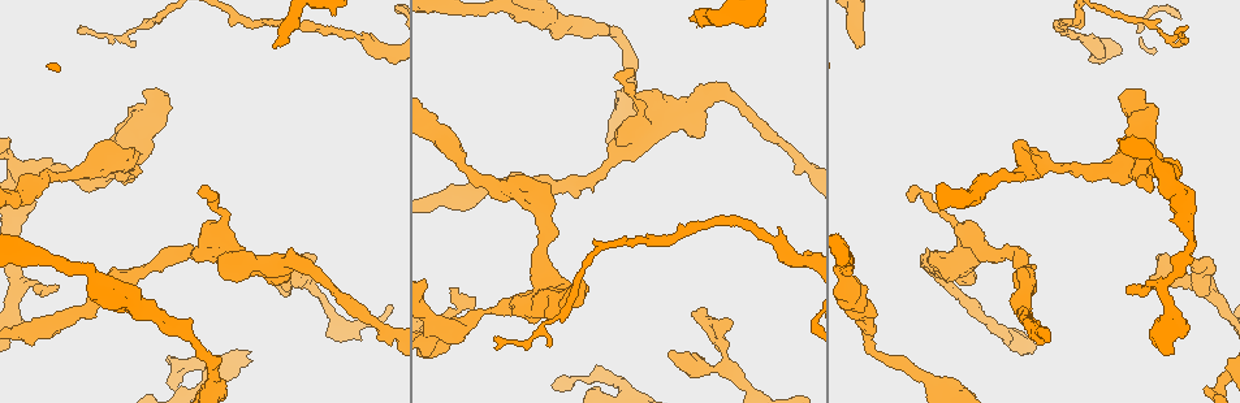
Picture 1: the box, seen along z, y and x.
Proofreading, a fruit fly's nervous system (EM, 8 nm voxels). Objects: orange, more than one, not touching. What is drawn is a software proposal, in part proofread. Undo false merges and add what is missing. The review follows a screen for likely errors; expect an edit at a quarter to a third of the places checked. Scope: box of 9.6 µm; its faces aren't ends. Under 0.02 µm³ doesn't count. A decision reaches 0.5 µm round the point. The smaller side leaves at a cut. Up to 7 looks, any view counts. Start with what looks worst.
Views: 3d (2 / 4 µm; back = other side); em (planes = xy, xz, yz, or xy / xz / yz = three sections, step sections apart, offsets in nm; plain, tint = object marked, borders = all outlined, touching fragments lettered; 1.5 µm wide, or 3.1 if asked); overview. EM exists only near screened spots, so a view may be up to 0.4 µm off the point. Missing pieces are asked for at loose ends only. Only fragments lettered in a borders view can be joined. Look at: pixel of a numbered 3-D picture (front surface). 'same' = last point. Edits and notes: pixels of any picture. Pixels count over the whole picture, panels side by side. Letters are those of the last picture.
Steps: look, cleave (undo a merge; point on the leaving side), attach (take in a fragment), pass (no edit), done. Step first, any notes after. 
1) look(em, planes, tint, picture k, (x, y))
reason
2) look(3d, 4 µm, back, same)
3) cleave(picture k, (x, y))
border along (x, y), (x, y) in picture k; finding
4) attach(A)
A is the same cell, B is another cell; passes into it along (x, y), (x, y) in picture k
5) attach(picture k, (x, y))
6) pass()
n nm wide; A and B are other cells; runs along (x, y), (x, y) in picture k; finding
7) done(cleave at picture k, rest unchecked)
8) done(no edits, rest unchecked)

look(em, xy, step 8, borders, picture 1, (857, 46))

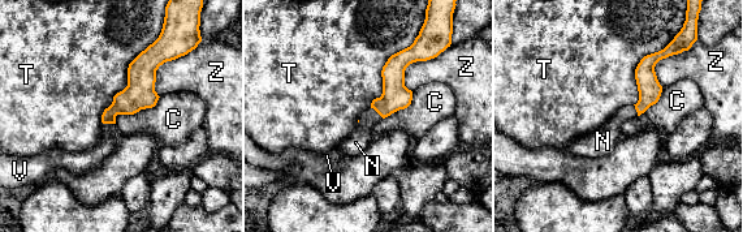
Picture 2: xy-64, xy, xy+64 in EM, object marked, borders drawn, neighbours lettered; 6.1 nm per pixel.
look(em, yz, step 8, borders, same)

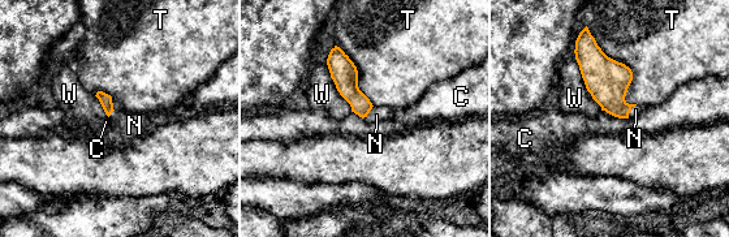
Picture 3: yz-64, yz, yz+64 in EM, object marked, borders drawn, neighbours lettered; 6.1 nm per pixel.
attach(N)
T touches over 550 nm; N is the same cell, C, T and W are other cells; passes into it along (607, 80), (630, 111), (635, 110) in picture 3; the cell continues

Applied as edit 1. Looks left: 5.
look(em, xz, step 4, borders, picture 1, (1158, 258))
free end

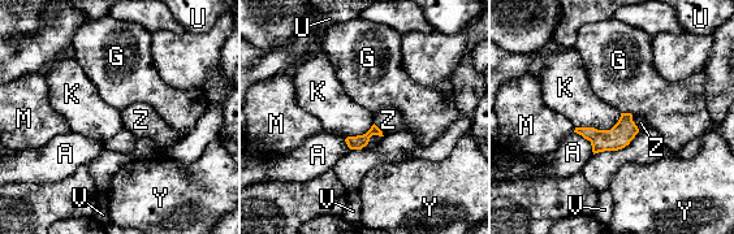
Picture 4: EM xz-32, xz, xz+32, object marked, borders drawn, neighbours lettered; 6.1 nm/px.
pass()
A, G, K, M, U, V, Y and Z are other cells; border along (621, 113), (609, 129), (575, 128) in picture 4; no lettered fragment goes on from it

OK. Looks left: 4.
done(attach at picture 3, rest unchecked)

